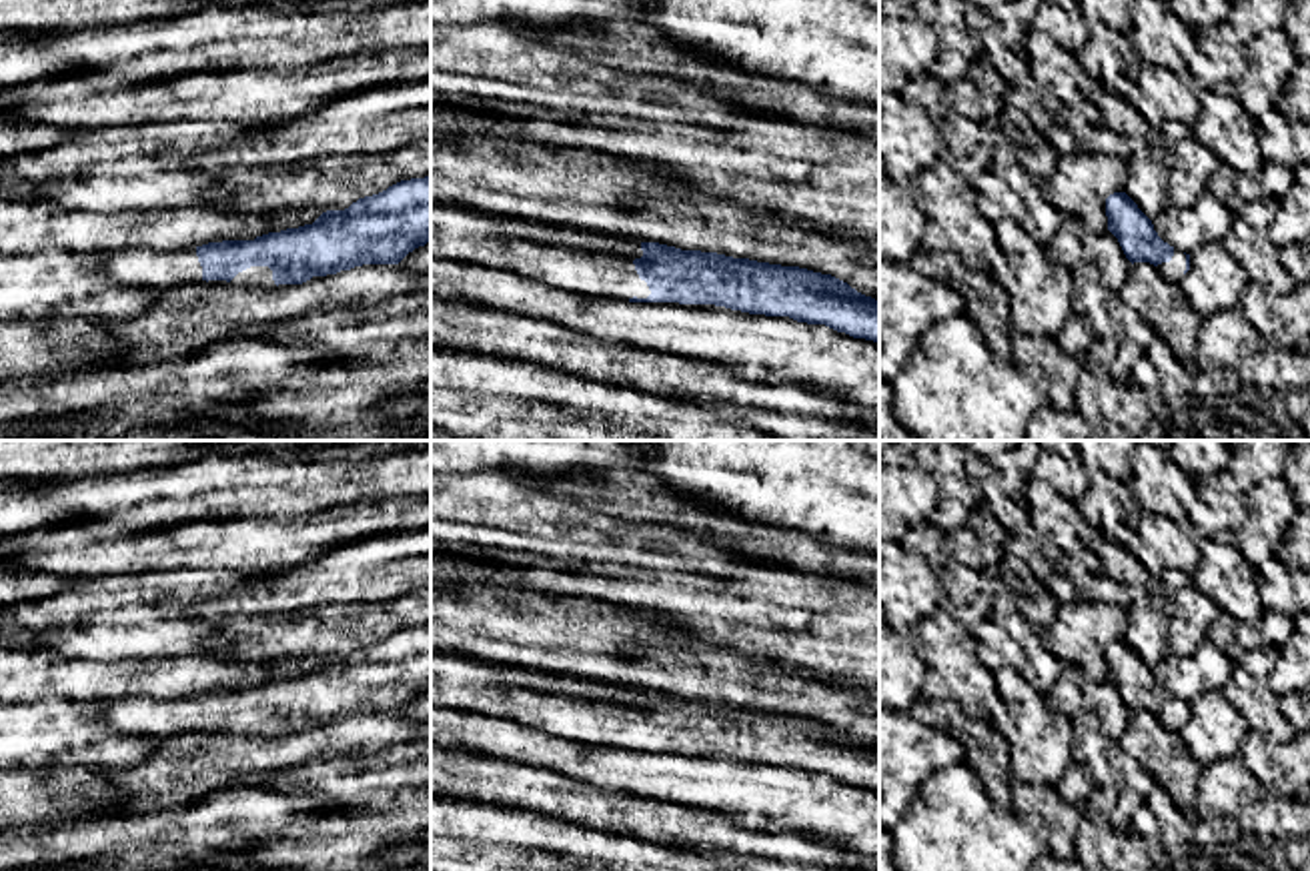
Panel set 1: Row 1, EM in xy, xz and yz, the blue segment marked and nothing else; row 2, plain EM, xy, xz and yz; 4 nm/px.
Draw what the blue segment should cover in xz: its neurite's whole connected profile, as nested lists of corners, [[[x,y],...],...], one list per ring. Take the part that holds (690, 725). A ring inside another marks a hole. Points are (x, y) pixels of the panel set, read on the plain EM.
[[[431,651],[431,707],[451,707],[451,709],[465,709],[469,713],[479,713],[487,717],[511,717],[515,723],[541,729],[545,733],[551,733],[561,739],[575,741],[579,745],[591,745],[591,747],[609,747],[609,749],[629,749],[629,751],[679,751],[679,753],[715,753],[715,755],[725,755],[731,759],[741,759],[749,763],[765,763],[765,765],[789,765],[797,771],[807,771],[807,773],[825,773],[837,781],[845,781],[853,787],[865,787],[879,791],[879,751],[871,745],[865,745],[851,737],[847,731],[831,725],[831,723],[821,723],[813,721],[807,717],[799,715],[781,715],[781,713],[769,713],[769,711],[757,711],[749,707],[733,707],[717,701],[701,701],[701,699],[681,699],[675,695],[659,693],[659,691],[641,691],[643,705],[641,707],[615,707],[615,705],[605,705],[597,701],[585,701],[577,697],[565,697],[561,693],[551,693],[551,691],[535,691],[527,685],[527,675],[535,671],[527,671],[525,667],[515,667],[515,665],[499,665],[491,661],[481,661],[477,657],[461,655],[461,653],[445,653],[445,651]]]

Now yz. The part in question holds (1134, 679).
[[[1126,641],[1106,647],[1108,679],[1118,687],[1126,707],[1154,713],[1170,731],[1190,719],[1190,703],[1164,691],[1152,669],[1138,657]]]

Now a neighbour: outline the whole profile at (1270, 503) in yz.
[[[1266,477],[1244,495],[1244,503],[1248,515],[1234,535],[1244,559],[1260,569],[1278,559],[1284,531],[1298,507],[1284,477]]]

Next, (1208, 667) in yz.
[[[1208,639],[1186,657],[1170,653],[1152,667],[1158,685],[1186,703],[1194,703],[1206,691],[1228,685],[1232,671],[1234,661]]]

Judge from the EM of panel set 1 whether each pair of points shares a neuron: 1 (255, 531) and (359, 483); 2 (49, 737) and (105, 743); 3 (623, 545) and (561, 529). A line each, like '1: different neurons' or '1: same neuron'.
1: different neurons
2: same neuron
3: same neuron

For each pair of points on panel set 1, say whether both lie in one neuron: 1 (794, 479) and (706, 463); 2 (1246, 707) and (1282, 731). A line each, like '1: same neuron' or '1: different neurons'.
1: same neuron
2: same neuron

